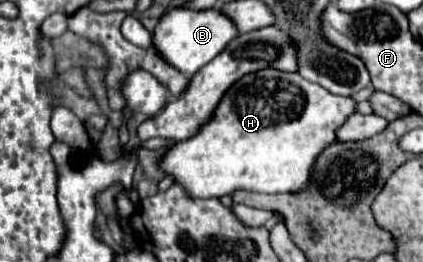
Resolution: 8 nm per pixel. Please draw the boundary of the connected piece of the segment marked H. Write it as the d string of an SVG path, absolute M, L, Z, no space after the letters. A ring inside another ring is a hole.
M275 68L259 70L235 82L217 106L213 120L193 138L169 148L159 166L165 174L173 174L175 182L183 182L193 198L221 198L225 194L233 194L235 190L253 190L263 194L299 192L307 188L317 156L337 142L337 130L355 110L357 102L353 98L335 96L299 74Z

